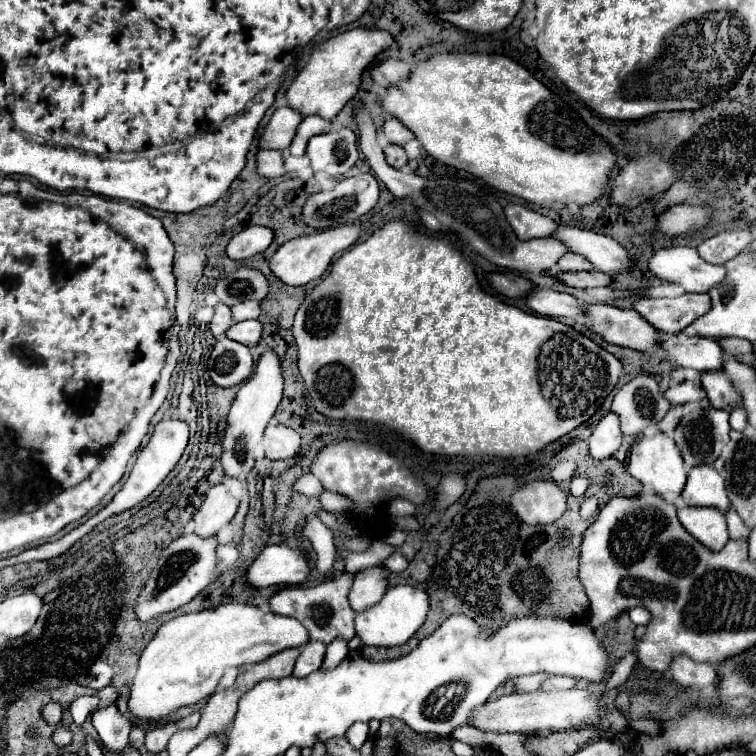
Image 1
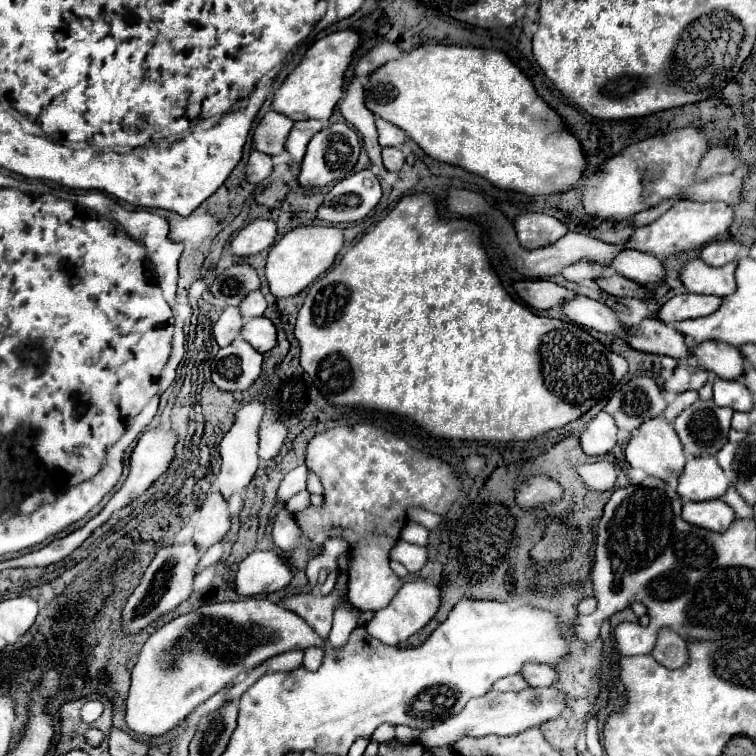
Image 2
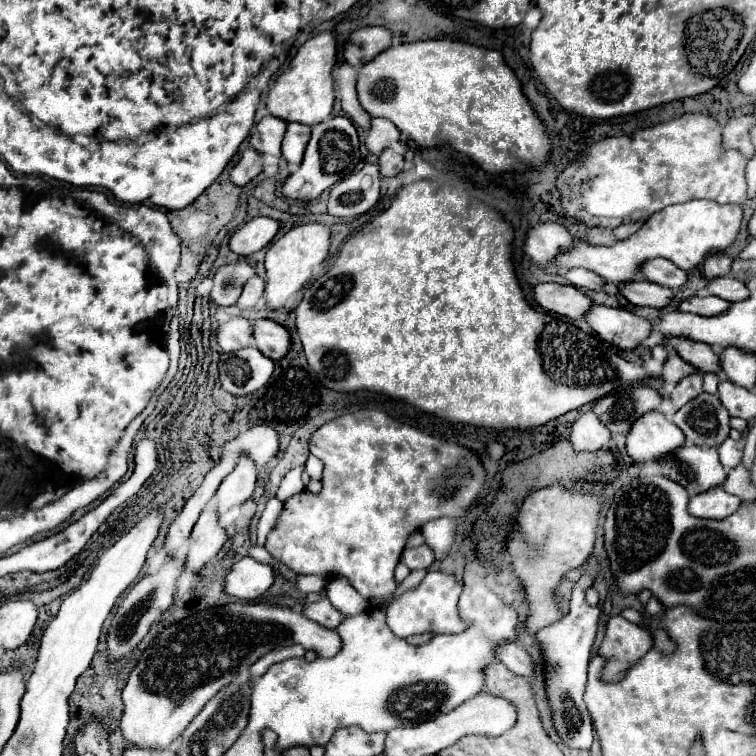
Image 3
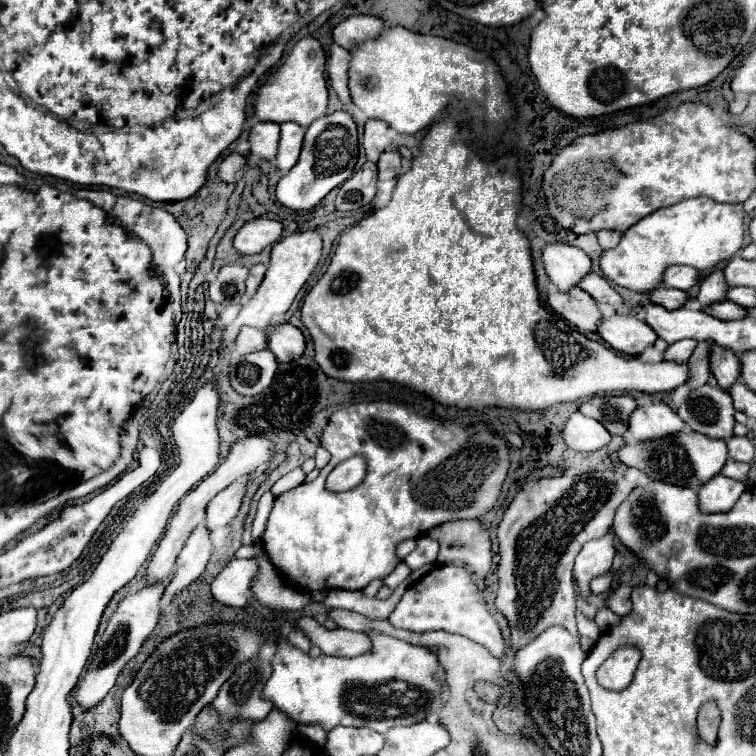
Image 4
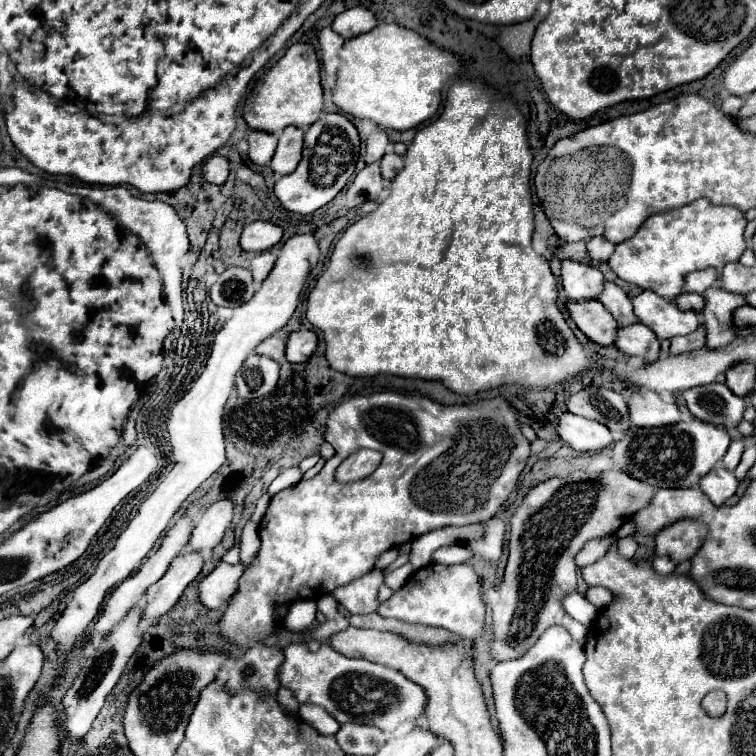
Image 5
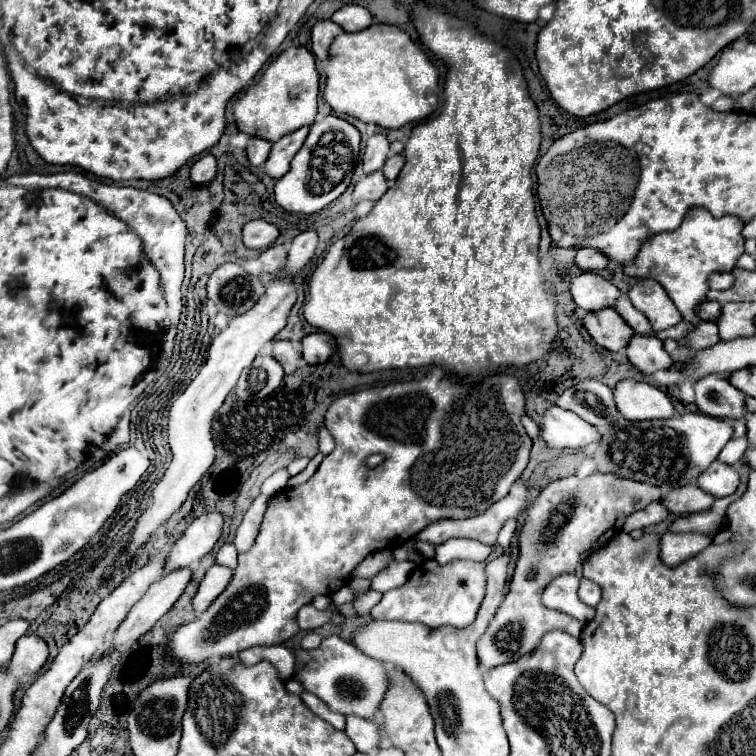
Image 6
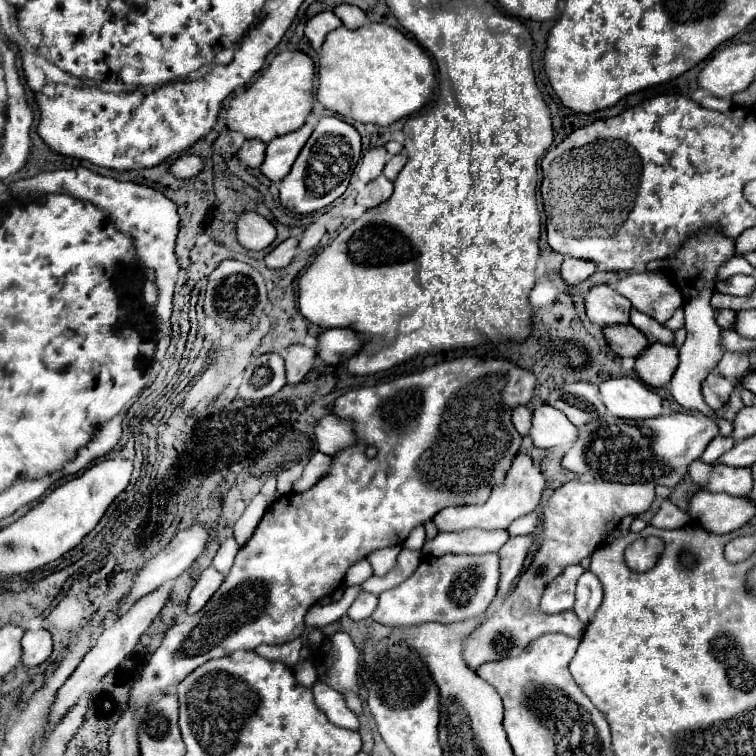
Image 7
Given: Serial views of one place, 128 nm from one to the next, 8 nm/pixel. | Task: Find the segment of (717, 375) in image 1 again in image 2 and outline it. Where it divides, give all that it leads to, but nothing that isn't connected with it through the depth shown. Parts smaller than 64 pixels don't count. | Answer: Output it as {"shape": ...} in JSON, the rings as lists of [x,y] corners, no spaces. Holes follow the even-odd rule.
{"shape":[[[714,380],[714,402],[718,406],[728,406],[734,412],[750,412],[754,408],[752,404],[752,392],[740,382],[740,380]]]}

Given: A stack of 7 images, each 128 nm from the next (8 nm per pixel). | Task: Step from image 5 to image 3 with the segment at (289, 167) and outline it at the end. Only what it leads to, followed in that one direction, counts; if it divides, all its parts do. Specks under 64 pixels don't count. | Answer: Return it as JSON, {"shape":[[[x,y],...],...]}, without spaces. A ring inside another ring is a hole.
{"shape":[[[290,122],[282,140],[282,156],[290,166],[298,166],[302,160],[302,152],[310,140],[310,126]]]}

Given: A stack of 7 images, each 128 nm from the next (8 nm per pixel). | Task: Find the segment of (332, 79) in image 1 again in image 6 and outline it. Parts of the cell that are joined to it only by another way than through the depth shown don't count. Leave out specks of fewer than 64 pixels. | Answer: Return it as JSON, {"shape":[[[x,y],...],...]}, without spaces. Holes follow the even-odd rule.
{"shape":[[[288,48],[284,50],[260,76],[254,86],[248,86],[246,92],[234,102],[234,120],[240,132],[248,136],[266,138],[266,132],[272,132],[272,142],[280,140],[284,134],[294,132],[296,128],[314,124],[318,102],[318,72],[314,66],[314,56],[306,48]]]}

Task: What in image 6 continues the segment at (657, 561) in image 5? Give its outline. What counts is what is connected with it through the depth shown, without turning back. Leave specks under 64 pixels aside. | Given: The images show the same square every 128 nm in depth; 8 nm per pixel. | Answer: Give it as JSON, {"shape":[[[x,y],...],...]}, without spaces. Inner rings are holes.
{"shape":[[[666,532],[662,536],[662,560],[668,566],[676,566],[692,556],[696,556],[702,548],[706,548],[712,542],[710,536],[696,534],[696,532]]]}

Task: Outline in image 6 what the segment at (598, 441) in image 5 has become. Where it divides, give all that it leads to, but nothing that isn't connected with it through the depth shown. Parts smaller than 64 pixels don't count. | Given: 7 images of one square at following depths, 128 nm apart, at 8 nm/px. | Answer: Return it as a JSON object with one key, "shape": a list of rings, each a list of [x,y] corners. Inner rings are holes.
{"shape":[[[550,406],[544,412],[544,416],[540,418],[540,436],[542,436],[542,440],[546,442],[548,448],[558,448],[558,450],[562,450],[562,448],[582,448],[586,444],[600,440],[600,434],[592,424],[586,424],[580,416],[576,416],[570,410],[564,410],[560,406]]]}

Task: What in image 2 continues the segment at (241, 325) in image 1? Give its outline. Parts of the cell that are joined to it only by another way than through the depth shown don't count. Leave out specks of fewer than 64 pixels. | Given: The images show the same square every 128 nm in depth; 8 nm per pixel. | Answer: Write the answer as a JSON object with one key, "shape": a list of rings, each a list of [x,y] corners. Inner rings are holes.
{"shape":[[[254,318],[242,328],[242,338],[258,352],[270,352],[276,346],[276,326],[268,318]]]}

